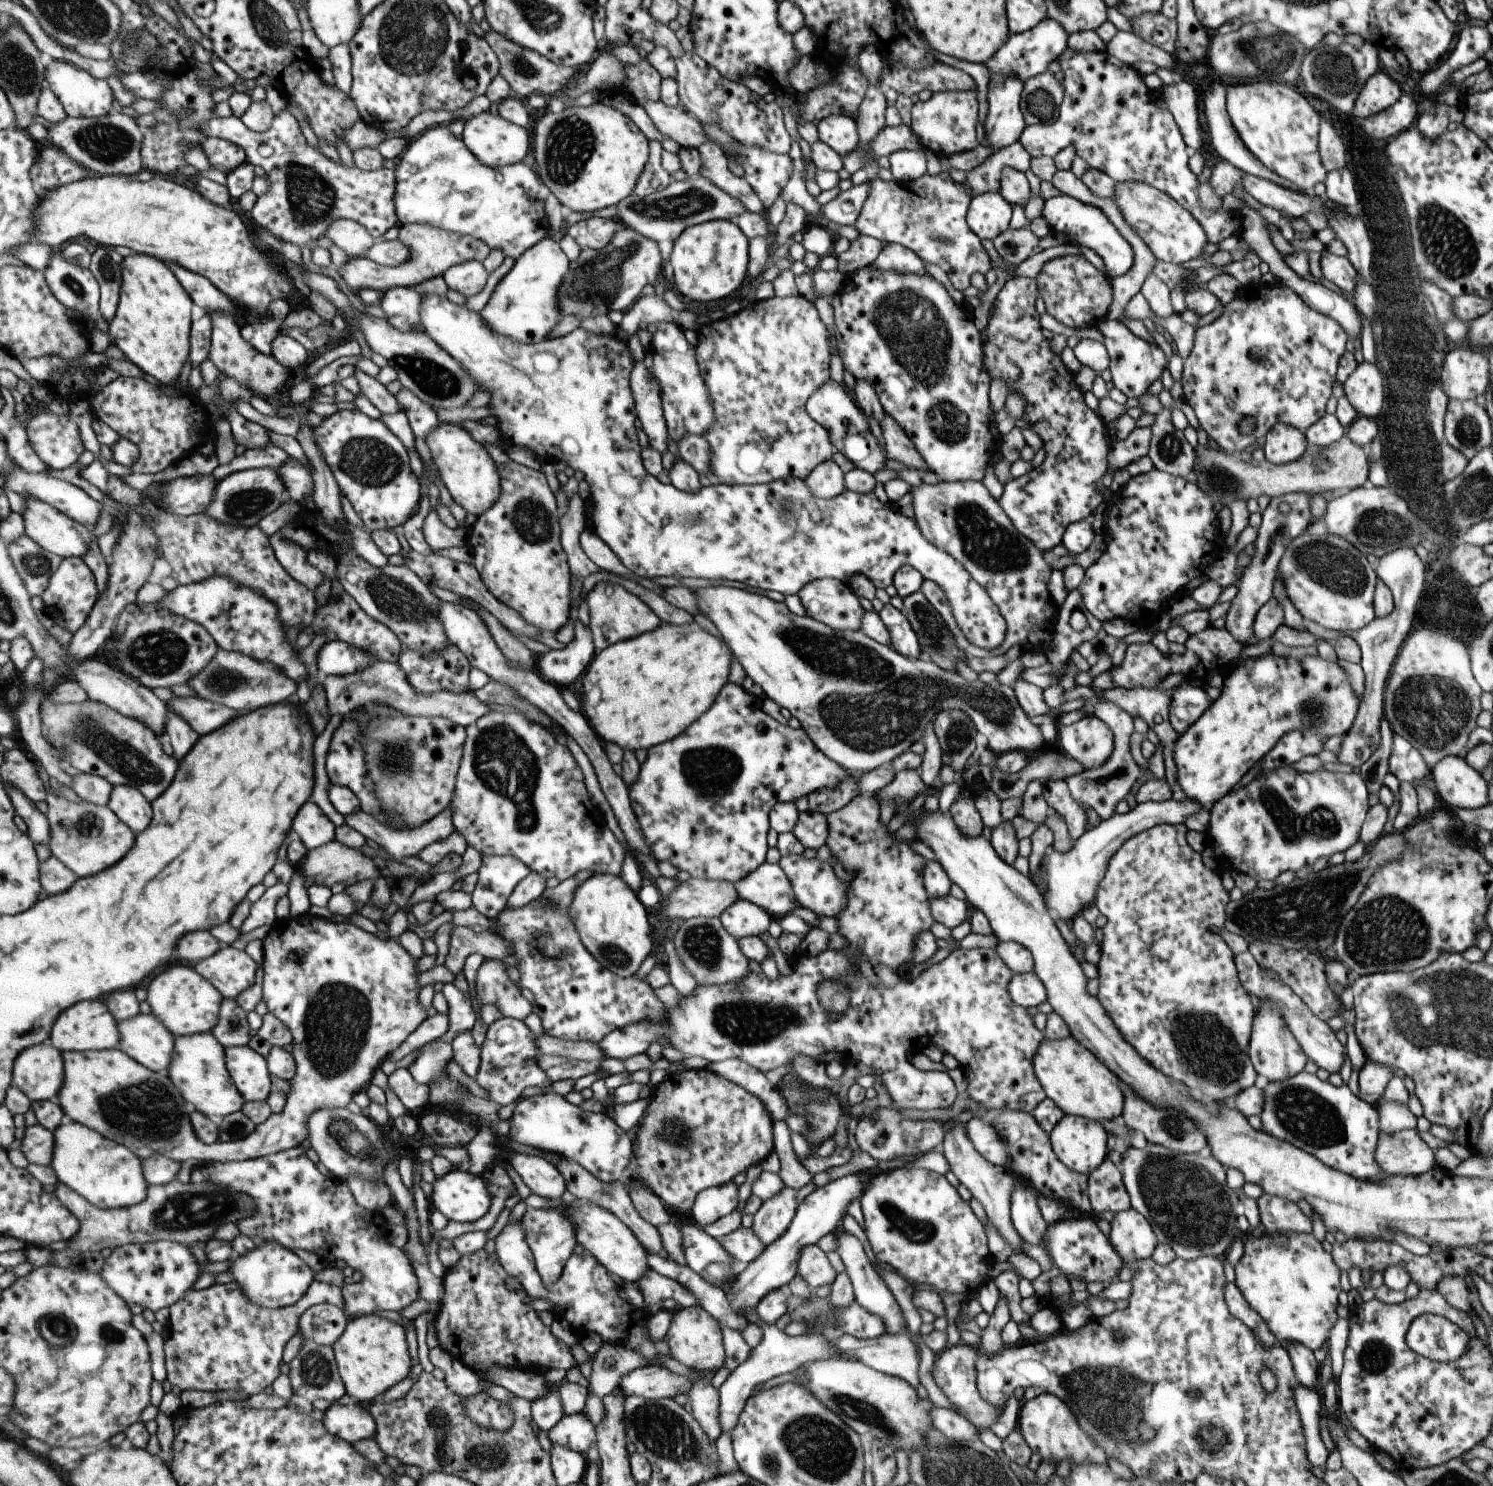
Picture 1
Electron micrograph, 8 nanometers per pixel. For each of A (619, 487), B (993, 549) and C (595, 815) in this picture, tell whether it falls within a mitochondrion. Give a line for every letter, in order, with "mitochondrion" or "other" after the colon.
A: other
B: mitochondrion
C: other

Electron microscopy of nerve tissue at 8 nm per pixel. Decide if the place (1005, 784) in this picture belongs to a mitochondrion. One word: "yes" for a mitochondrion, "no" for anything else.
no

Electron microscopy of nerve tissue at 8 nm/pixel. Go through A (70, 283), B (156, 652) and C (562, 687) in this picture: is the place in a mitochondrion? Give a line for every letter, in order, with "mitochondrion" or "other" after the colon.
A: mitochondrion
B: mitochondrion
C: other

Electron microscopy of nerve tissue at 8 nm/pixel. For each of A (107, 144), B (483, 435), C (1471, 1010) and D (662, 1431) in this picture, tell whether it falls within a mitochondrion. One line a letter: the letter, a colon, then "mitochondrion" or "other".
A: mitochondrion
B: other
C: mitochondrion
D: mitochondrion

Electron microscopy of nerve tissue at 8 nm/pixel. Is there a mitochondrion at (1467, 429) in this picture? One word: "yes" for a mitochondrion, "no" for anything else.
yes

